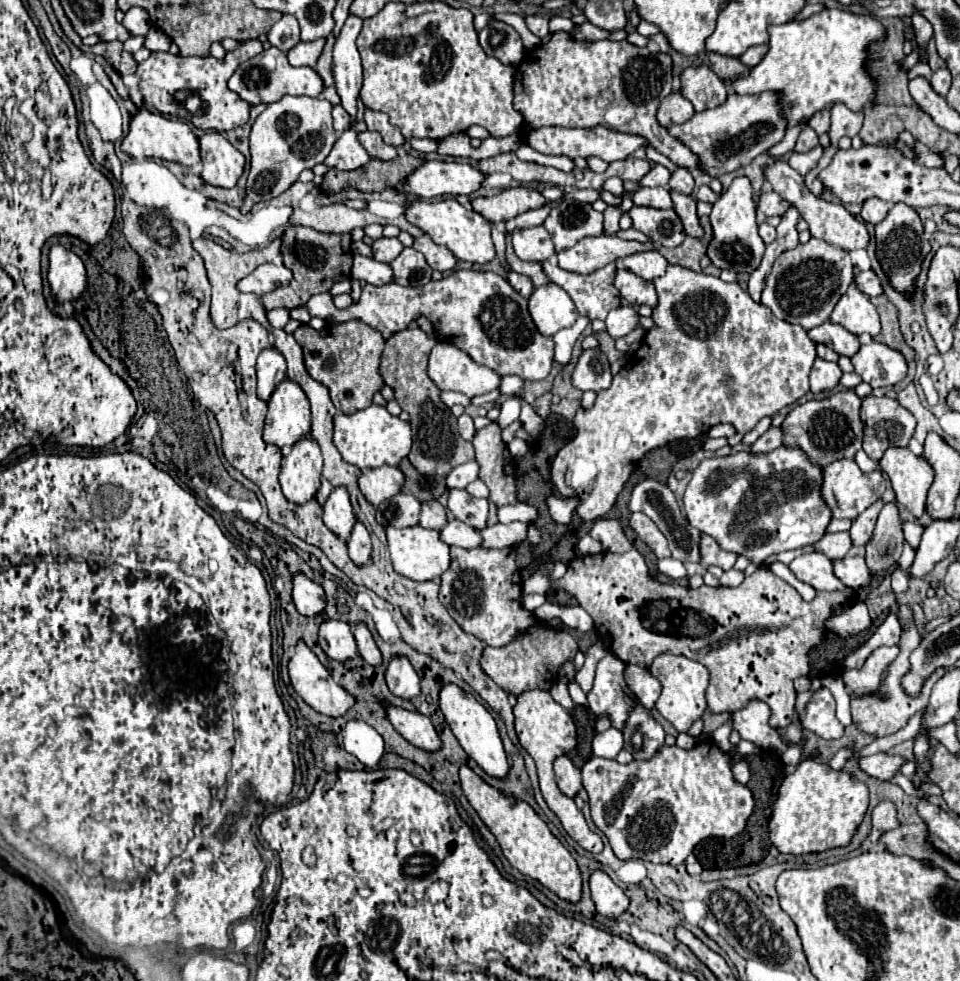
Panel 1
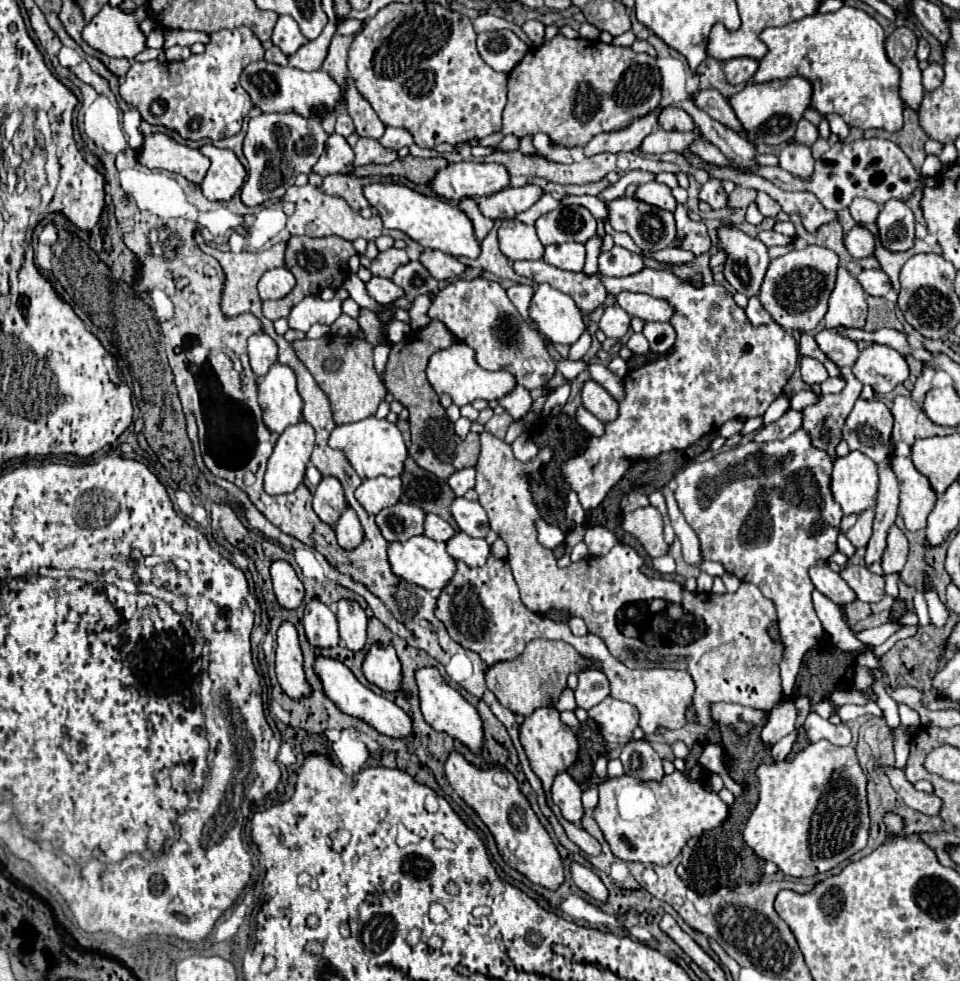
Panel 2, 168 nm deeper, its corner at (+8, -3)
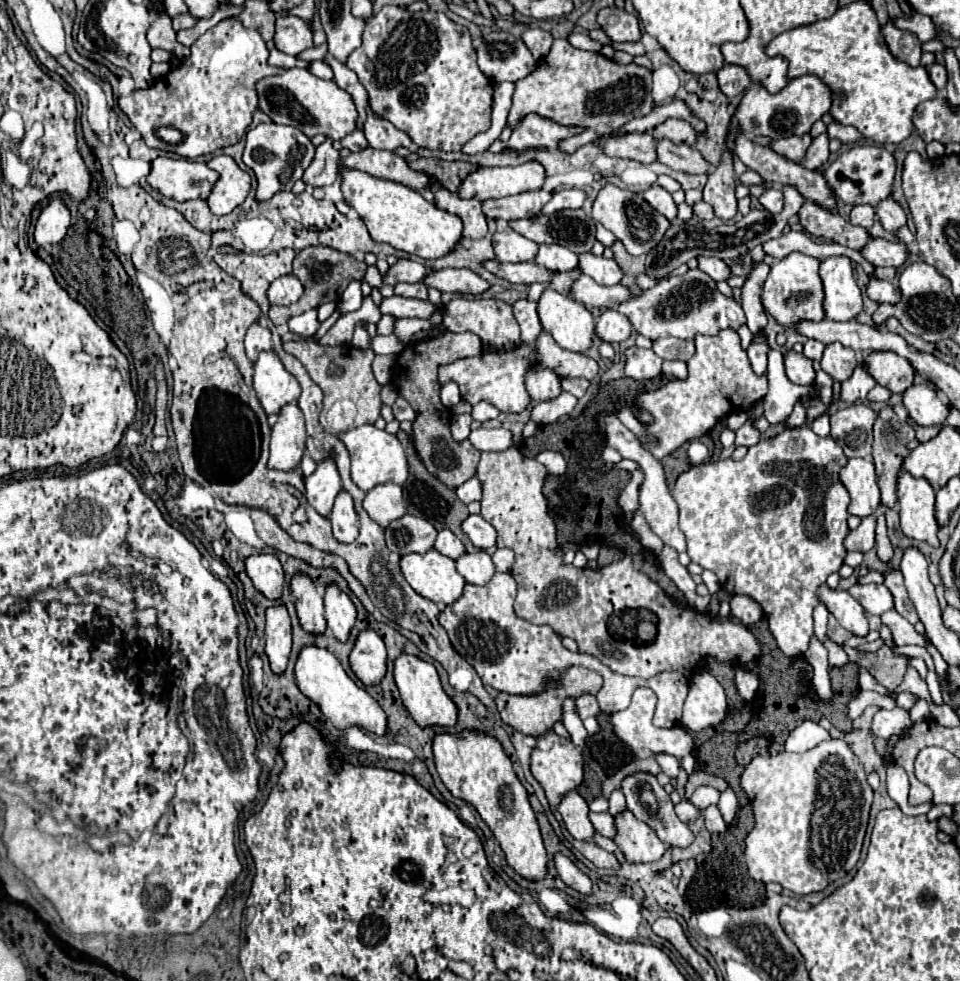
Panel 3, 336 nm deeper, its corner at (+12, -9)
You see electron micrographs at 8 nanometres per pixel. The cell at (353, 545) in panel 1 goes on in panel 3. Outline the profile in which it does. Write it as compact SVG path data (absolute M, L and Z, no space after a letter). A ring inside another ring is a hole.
M342 489L338 493L328 519L332 521L334 537L340 543L352 543L358 537L358 515L354 511L354 501L348 491Z

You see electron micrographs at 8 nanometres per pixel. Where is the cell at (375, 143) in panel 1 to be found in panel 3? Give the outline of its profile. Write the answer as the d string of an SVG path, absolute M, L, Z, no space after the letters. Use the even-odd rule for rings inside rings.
M364 149L360 153L350 153L344 161L346 167L366 171L370 175L398 181L410 189L416 189L422 193L428 187L428 177L420 171L414 171L408 167L408 163L394 155L392 151L380 151L380 149Z

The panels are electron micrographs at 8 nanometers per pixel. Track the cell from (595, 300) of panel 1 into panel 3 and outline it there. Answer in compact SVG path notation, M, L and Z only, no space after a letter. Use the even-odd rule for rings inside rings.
M486 261L484 267L494 273L500 279L506 279L510 283L524 283L532 285L536 281L550 281L550 271L546 267L540 267L532 261L528 263L500 263L500 261Z

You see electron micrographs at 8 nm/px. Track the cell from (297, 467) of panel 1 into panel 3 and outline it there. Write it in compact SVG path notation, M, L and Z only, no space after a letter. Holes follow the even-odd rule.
M288 403L278 413L270 437L270 469L290 471L296 469L306 451L304 415L296 403Z

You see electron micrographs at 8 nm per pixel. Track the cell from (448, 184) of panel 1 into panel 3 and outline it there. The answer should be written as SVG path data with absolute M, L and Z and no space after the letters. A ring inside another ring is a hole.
M528 161L516 167L480 167L476 173L470 173L458 195L462 199L498 199L508 195L518 195L522 191L542 189L546 179L546 169L538 161Z

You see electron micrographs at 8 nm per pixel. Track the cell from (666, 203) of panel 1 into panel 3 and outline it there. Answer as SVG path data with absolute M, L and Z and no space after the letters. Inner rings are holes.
M656 185L656 187L646 189L642 195L644 195L644 199L646 199L656 211L660 211L668 221L674 221L674 219L676 219L678 207L676 207L672 195L670 195L666 189L662 189L662 187Z

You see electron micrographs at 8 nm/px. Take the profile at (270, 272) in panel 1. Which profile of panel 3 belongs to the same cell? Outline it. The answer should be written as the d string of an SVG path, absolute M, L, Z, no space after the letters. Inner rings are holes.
M284 275L278 277L270 289L268 289L268 299L270 305L292 305L296 303L304 293L304 287L296 275Z

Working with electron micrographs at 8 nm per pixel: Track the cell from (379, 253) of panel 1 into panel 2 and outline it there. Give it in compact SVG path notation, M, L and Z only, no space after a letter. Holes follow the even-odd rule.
M390 247L382 253L378 253L378 257L371 263L370 271L372 271L372 275L378 275L378 277L392 277L394 271L400 265L404 265L406 261L408 261L406 251Z

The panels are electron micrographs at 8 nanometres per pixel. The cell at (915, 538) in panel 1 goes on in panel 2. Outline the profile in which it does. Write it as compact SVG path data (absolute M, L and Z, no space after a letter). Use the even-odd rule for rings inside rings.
M892 527L888 533L888 547L882 557L882 569L886 575L898 573L904 569L906 561L908 561L908 539L898 527Z

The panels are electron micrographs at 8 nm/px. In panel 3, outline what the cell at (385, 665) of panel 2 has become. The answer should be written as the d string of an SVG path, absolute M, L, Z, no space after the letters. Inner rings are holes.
M370 629L360 631L348 661L350 669L364 685L378 685L386 673L386 647L382 637Z

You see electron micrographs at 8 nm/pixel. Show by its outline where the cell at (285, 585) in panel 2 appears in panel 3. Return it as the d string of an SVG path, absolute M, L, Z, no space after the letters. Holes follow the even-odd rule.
M260 553L250 555L244 559L246 573L252 579L254 587L266 595L268 599L278 599L282 595L284 585L284 571L276 555L272 553Z

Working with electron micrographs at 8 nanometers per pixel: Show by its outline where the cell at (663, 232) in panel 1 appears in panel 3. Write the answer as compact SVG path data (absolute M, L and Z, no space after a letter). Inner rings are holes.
M606 183L598 193L598 197L594 199L592 219L604 225L608 231L612 231L624 243L630 255L646 255L650 249L654 249L660 243L662 235L670 227L670 221L662 213L654 211L640 193L620 189L612 183Z

